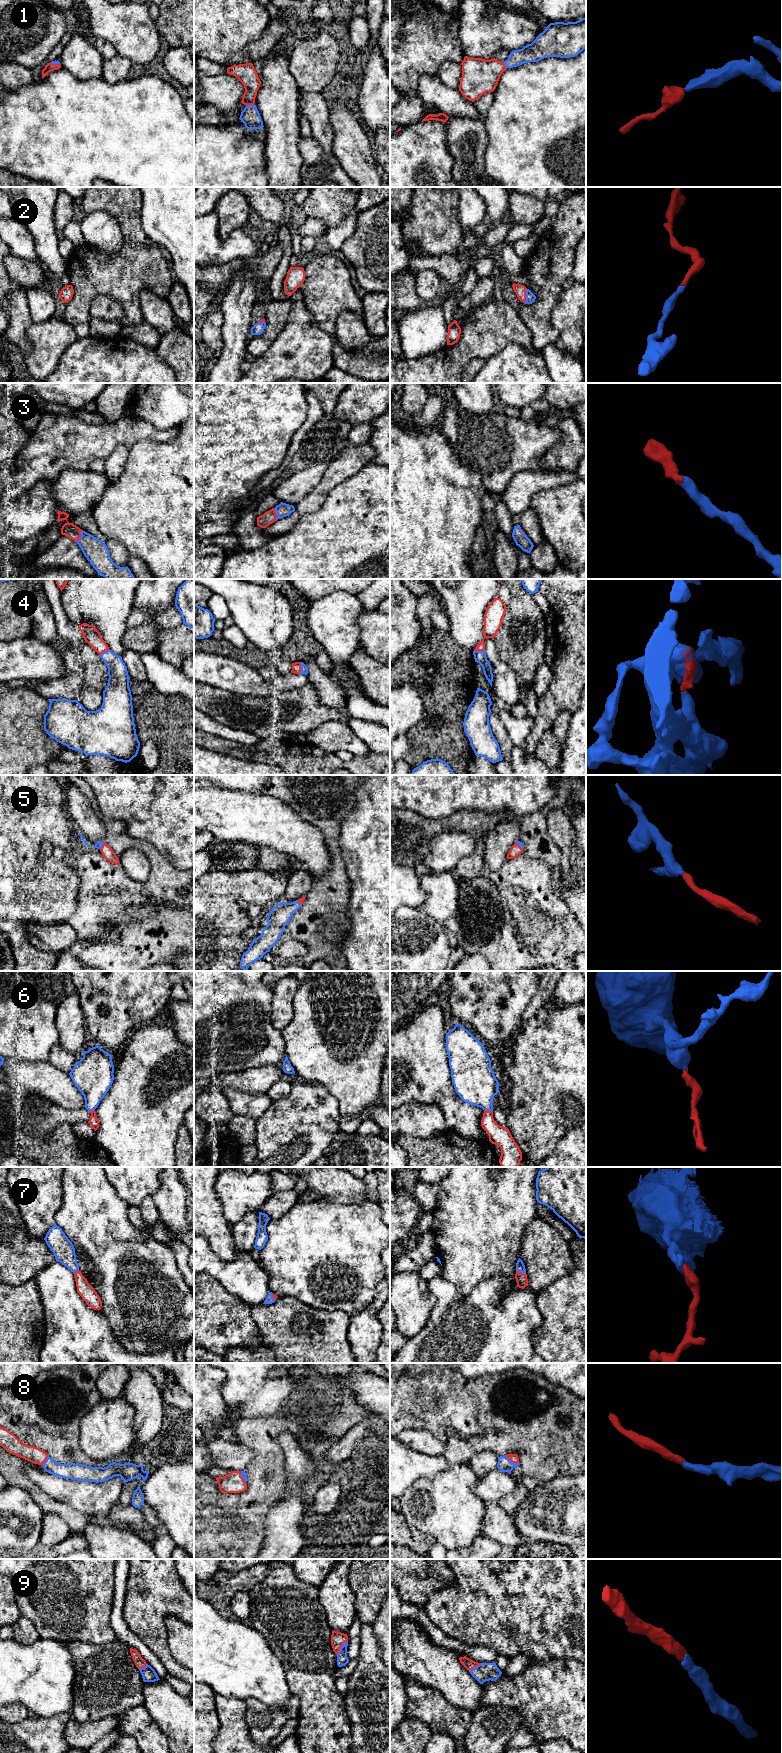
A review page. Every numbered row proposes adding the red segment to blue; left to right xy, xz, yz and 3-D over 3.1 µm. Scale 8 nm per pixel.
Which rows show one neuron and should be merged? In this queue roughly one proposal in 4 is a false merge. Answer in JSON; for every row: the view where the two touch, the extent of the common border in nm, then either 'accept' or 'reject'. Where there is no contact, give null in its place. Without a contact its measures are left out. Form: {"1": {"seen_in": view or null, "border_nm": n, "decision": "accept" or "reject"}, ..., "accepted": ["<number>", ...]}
{"1": {"seen_in": "xz", "border_nm": 70, "decision": "accept"}, "2": {"seen_in": "yz", "border_nm": 120, "decision": "accept"}, "3": {"seen_in": "xy", "border_nm": 120, "decision": "accept"}, "4": {"seen_in": "xz", "border_nm": 100, "decision": "accept"}, "5": {"seen_in": "xy", "border_nm": 70, "decision": "accept"}, "6": {"seen_in": "yz", "border_nm": 70, "decision": "accept"}, "7": {"seen_in": "yz", "border_nm": 80, "decision": "accept"}, "8": {"seen_in": "yz", "border_nm": 140, "decision": "accept"}, "9": {"seen_in": "xz", "border_nm": 140, "decision": "accept"}, "accepted": ["1", "2", "3", "4", "5", "6", "7", "8", "9"]}

